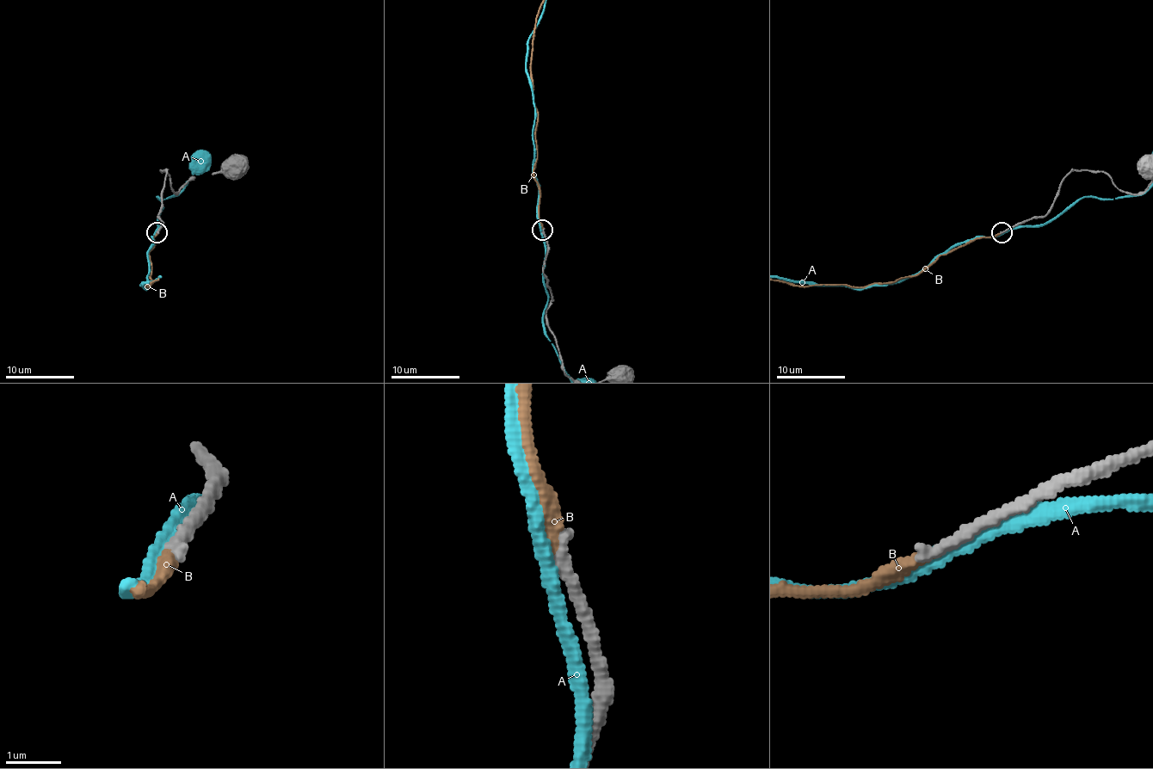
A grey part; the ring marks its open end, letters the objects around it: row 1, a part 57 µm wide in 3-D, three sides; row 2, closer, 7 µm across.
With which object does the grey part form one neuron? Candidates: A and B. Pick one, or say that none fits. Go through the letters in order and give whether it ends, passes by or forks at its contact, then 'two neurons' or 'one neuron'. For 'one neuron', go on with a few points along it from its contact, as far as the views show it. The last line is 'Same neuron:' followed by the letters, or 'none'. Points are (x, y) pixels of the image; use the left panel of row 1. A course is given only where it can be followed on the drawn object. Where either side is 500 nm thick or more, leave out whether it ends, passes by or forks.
A: it passes by; two neurons
B: it ends there; one neuron
Same neuron: B

